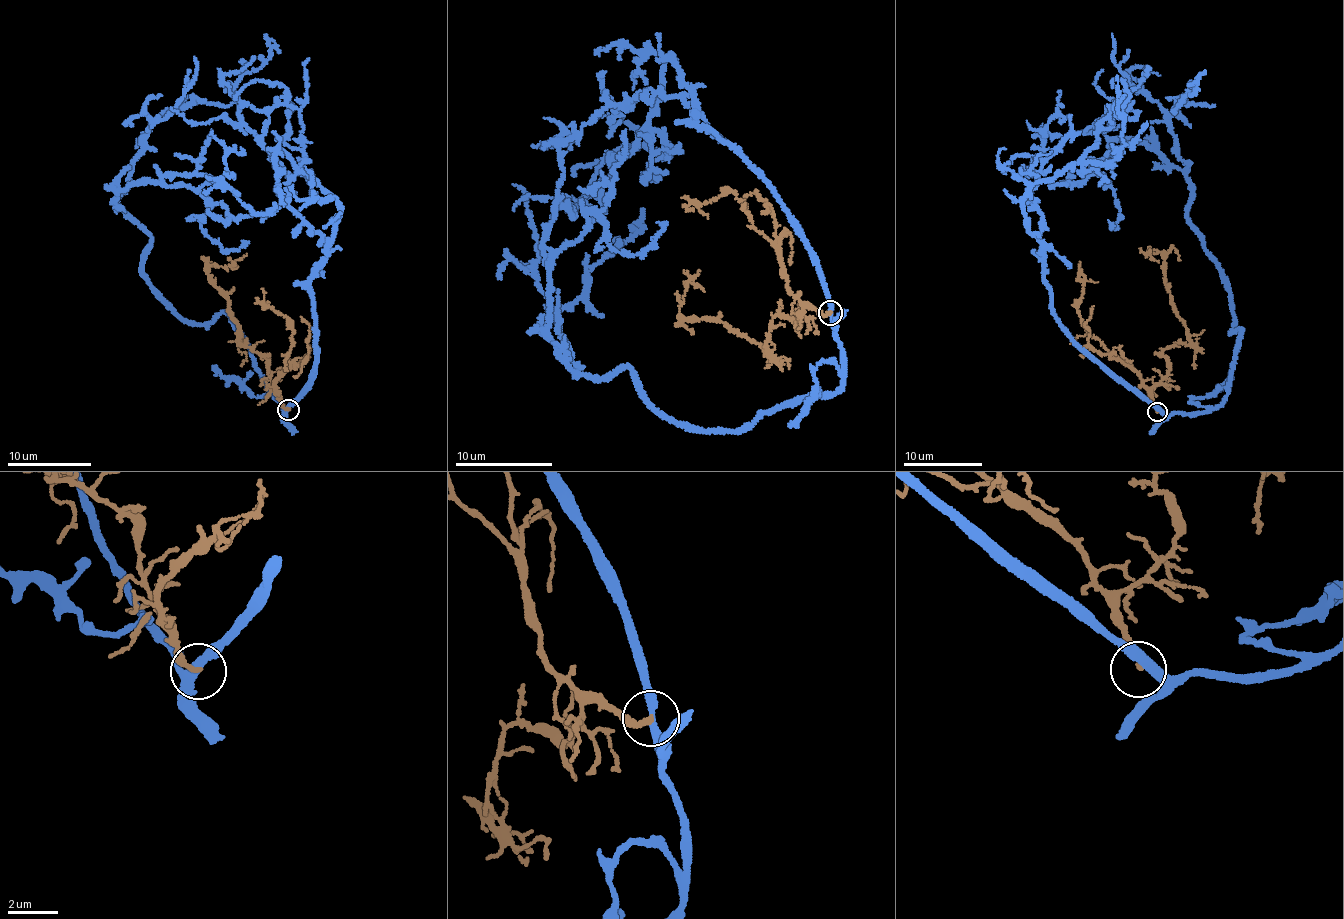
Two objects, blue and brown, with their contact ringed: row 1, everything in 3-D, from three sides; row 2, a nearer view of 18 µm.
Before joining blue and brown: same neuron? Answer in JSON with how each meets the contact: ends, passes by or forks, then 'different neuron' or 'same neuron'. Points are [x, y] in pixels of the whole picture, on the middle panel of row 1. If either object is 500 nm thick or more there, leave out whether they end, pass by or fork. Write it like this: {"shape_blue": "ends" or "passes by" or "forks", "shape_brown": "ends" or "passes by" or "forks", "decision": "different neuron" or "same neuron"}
{"shape_blue": "passes by", "shape_brown": "ends", "decision": "different neuron"}

